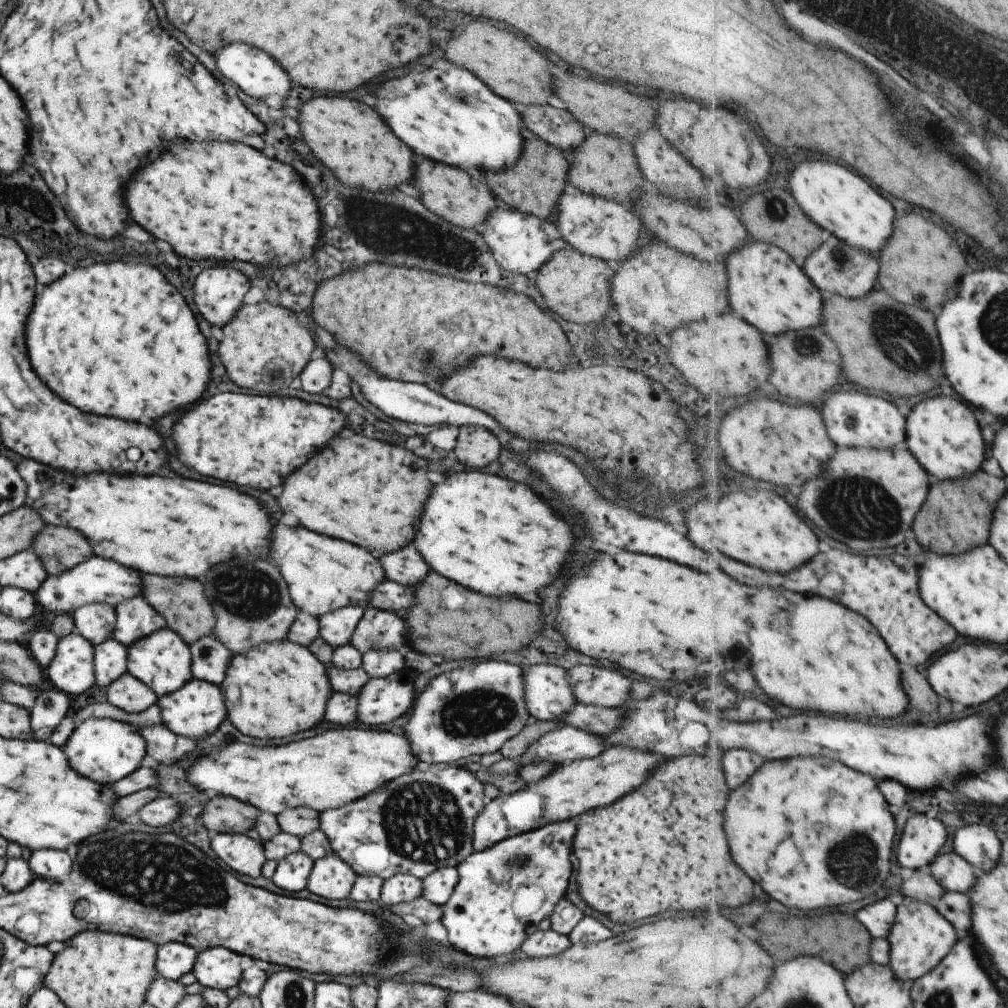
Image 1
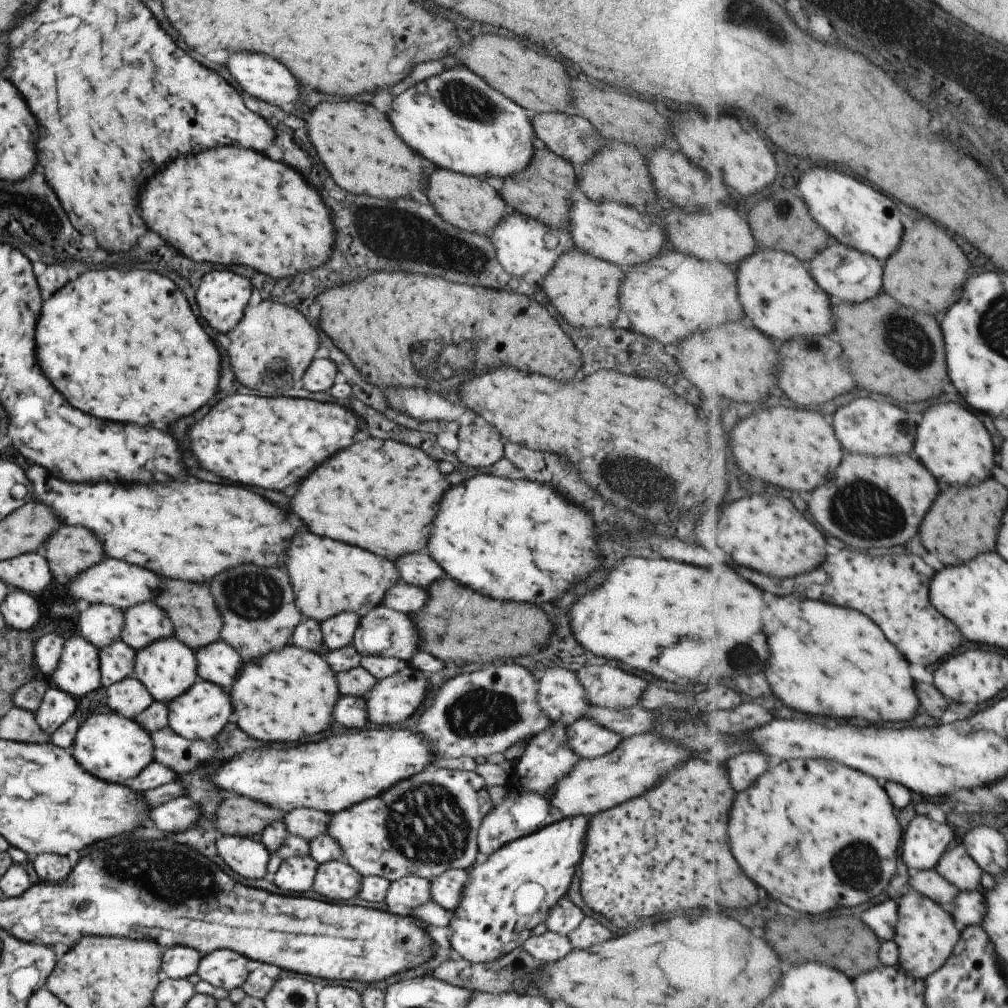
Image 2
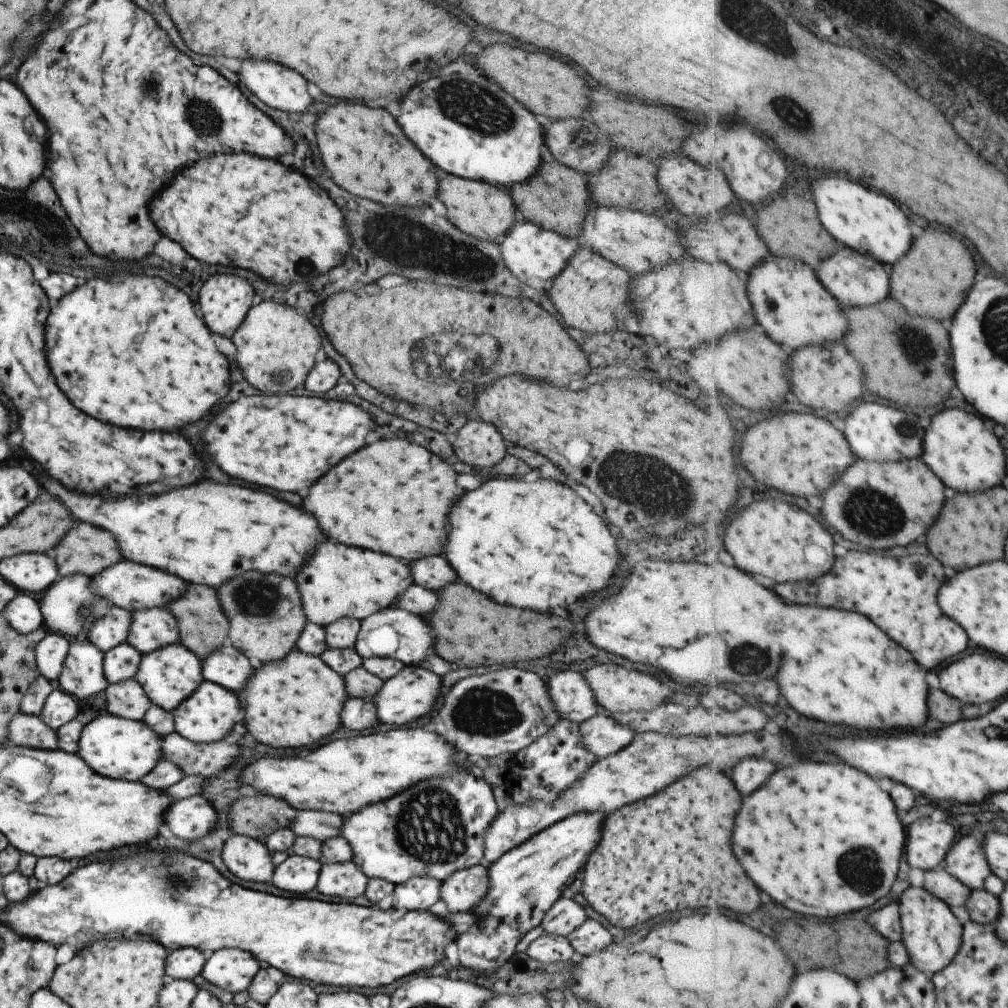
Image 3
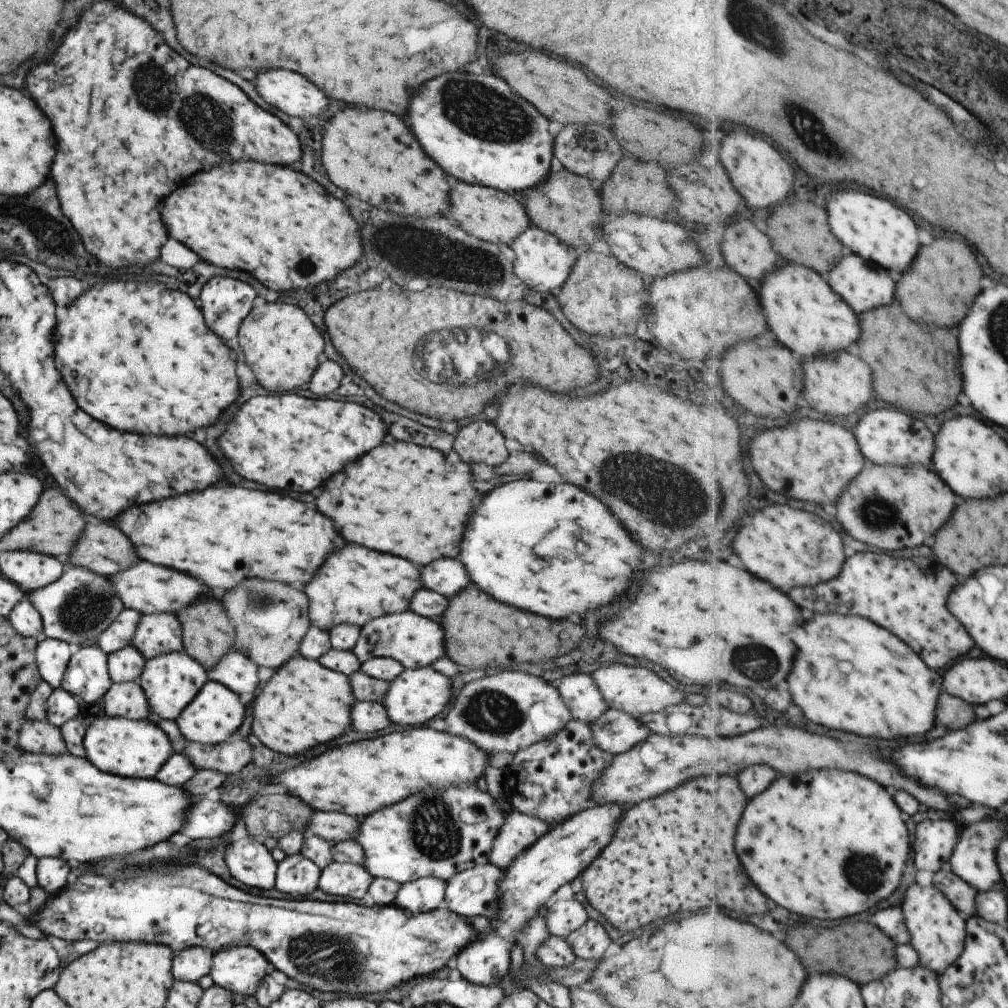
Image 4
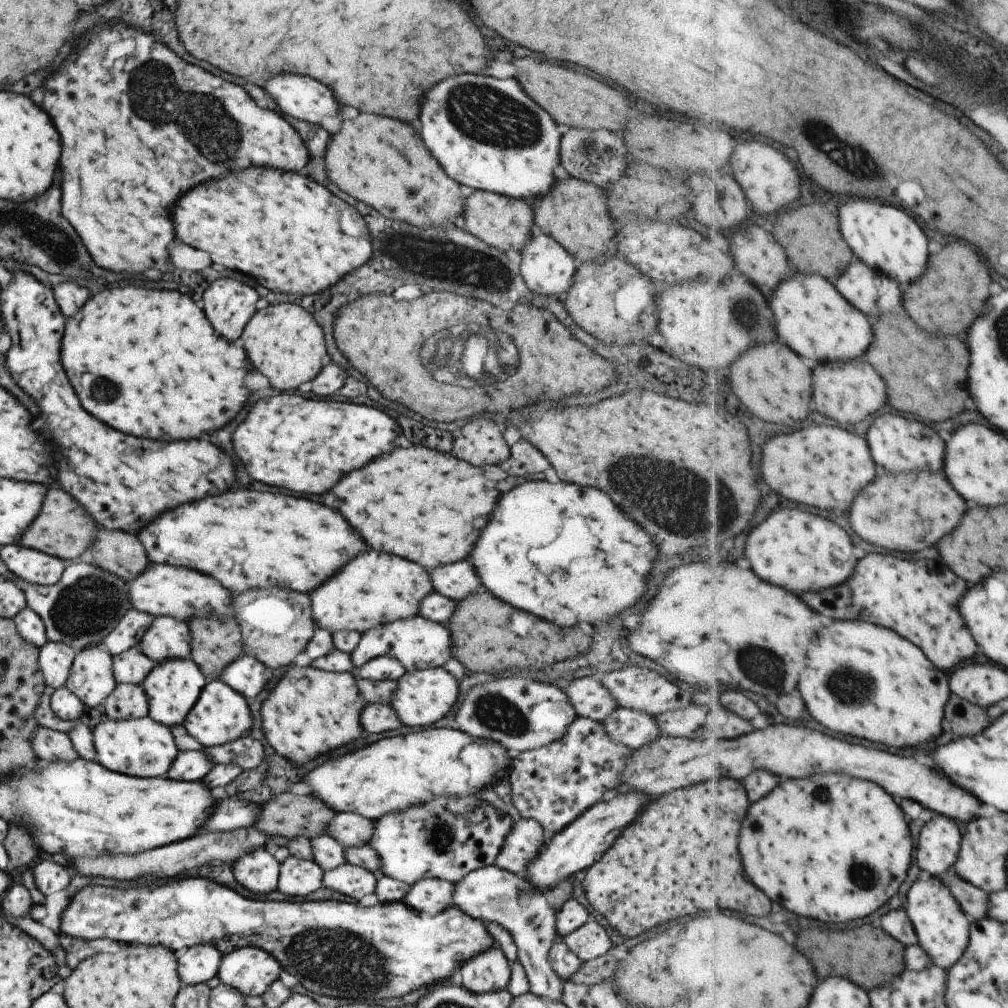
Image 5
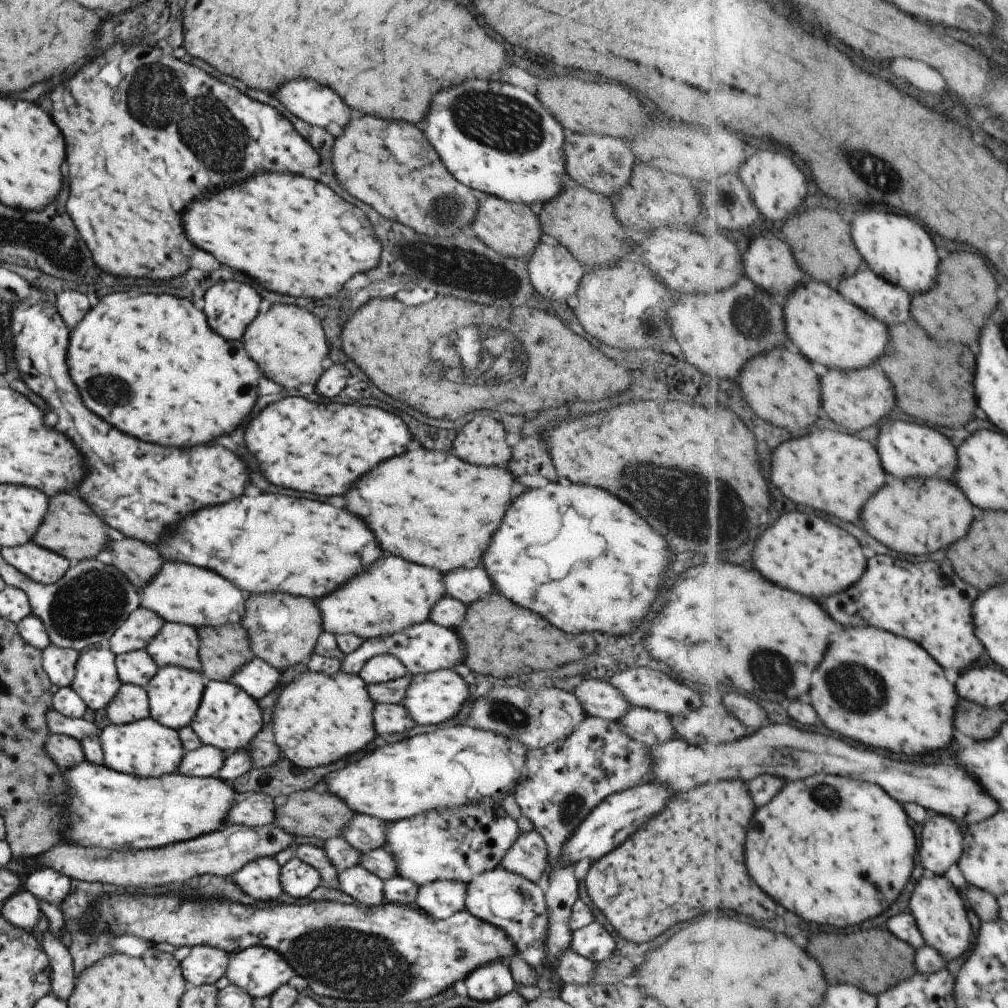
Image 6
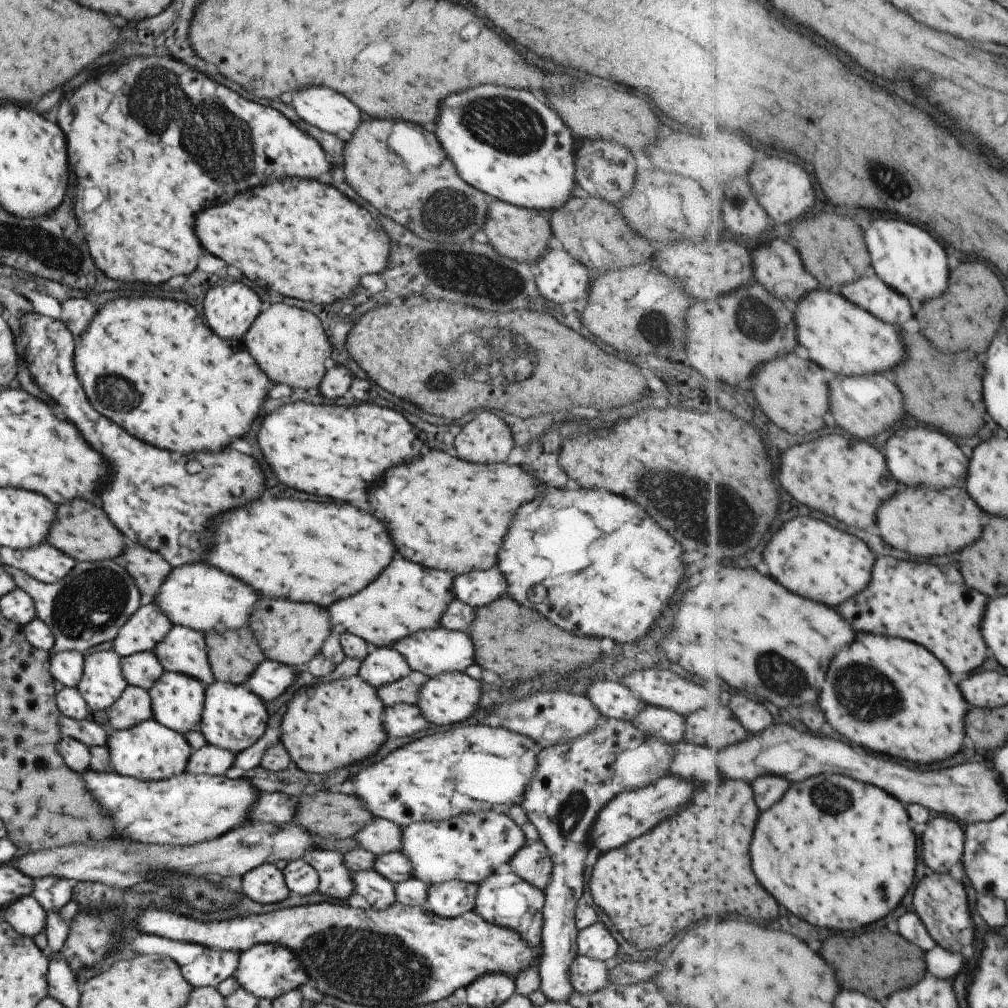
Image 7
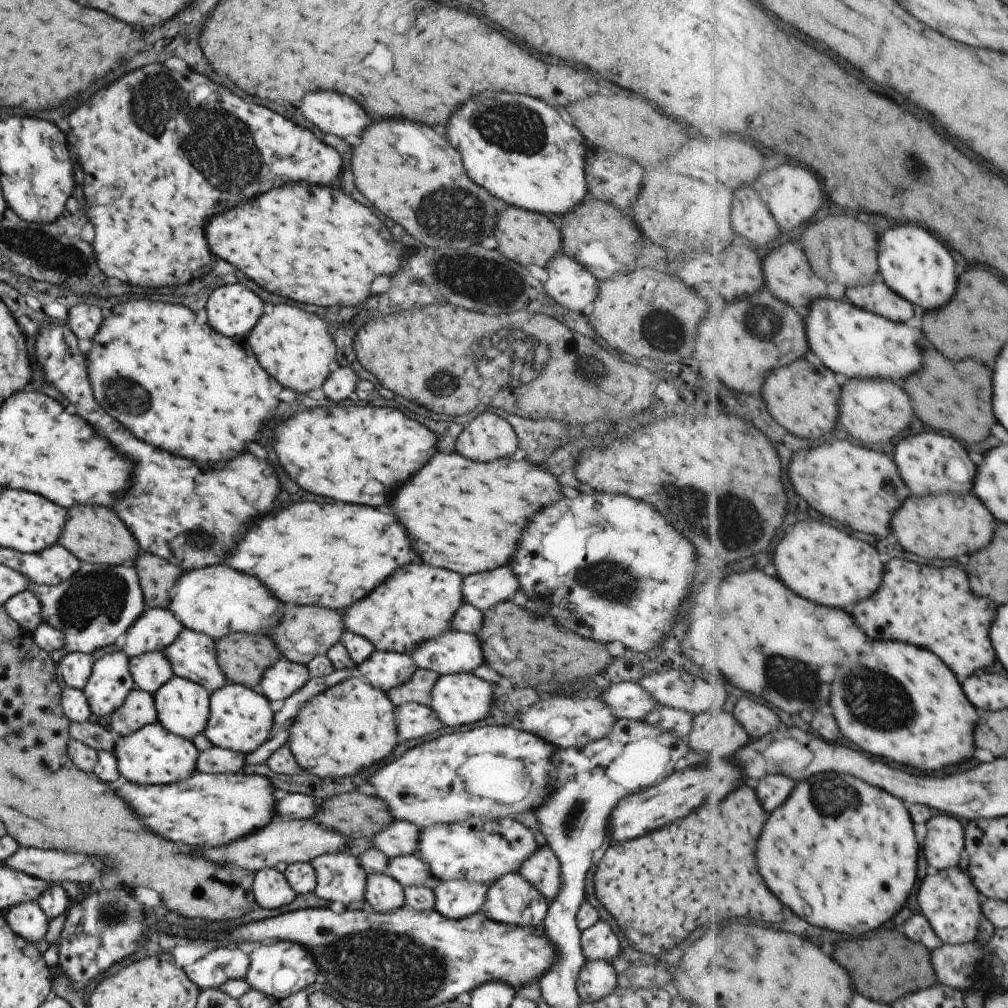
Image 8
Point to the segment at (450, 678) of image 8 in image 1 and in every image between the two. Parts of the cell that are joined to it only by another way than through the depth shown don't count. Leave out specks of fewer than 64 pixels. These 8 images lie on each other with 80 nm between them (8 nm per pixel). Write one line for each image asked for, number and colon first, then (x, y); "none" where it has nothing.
1: (380, 700)
2: (393, 700)
3: (410, 694)
4: (416, 695)
5: (422, 696)
6: (431, 698)
7: (447, 698)

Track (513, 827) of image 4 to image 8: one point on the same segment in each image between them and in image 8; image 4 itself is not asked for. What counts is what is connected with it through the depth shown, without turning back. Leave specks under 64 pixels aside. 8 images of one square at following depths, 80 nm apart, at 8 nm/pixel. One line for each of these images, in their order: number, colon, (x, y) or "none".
5: (521, 843)
6: (527, 856)
7: (532, 862)
8: (541, 870)

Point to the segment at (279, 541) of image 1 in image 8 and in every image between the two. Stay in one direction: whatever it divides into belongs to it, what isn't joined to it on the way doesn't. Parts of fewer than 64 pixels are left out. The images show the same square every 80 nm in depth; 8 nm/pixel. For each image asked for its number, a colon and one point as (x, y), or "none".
2: (327, 577)
3: (338, 581)
4: (354, 586)
5: (374, 590)
6: (396, 595)
7: (405, 598)
8: (417, 604)

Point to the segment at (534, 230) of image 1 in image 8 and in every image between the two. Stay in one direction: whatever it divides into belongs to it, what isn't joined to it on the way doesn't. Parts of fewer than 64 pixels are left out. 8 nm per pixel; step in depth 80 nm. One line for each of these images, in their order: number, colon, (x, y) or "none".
2: (522, 245)
3: (528, 251)
4: (542, 262)
5: (546, 268)
6: (553, 272)
7: (562, 279)
8: (568, 283)

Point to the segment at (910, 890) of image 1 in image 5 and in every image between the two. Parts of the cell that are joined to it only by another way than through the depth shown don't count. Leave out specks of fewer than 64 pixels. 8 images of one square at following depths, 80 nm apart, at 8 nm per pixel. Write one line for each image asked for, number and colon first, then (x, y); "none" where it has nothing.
2: (931, 883)
3: (948, 887)
4: (954, 886)
5: (974, 900)

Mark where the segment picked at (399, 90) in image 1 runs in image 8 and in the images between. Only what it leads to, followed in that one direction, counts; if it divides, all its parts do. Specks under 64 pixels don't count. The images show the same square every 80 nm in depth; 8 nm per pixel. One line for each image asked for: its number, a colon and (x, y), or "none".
2: (456, 121)
3: (467, 127)
4: (453, 117)
5: (500, 142)
6: (519, 157)
7: (533, 166)
8: (527, 156)

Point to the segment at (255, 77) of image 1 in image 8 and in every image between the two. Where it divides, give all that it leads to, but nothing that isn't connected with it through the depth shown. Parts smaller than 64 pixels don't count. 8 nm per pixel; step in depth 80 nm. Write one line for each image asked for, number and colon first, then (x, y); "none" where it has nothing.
2: (260, 77)
3: (277, 87)
4: (293, 95)
5: (300, 97)
6: (316, 105)
7: (330, 112)
8: (332, 114)

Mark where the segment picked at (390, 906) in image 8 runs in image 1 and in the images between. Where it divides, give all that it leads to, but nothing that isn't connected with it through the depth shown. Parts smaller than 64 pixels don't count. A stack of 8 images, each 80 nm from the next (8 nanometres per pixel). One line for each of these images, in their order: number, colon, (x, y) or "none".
1: (330, 877)
2: (336, 880)
3: (339, 880)
4: (340, 879)
5: (349, 880)
6: (356, 882)
7: (378, 891)

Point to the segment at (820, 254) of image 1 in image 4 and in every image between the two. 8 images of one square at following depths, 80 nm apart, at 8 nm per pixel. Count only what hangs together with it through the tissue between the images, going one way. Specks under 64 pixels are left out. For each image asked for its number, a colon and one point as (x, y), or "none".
2: (843, 271)
3: (856, 279)
4: (864, 285)

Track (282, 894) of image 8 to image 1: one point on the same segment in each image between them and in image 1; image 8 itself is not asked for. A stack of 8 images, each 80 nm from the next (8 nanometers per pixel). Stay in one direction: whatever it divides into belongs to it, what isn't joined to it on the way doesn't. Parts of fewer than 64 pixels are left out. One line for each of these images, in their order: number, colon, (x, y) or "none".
1: (243, 855)
2: (244, 856)
3: (248, 859)
4: (249, 860)
5: (257, 871)
6: (259, 879)
7: (264, 884)

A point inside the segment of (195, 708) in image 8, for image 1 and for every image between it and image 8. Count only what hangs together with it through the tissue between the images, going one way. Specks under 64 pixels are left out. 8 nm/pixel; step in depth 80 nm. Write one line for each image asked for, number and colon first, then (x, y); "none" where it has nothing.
1: (161, 660)
2: (166, 668)
3: (169, 675)
4: (170, 681)
5: (171, 688)
6: (173, 693)
7: (176, 699)

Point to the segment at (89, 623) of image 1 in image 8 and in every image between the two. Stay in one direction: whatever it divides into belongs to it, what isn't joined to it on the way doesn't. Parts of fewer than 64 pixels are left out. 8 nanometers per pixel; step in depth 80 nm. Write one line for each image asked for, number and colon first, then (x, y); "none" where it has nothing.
2: (100, 625)
3: (111, 630)
4: (118, 634)
5: (128, 632)
6: (142, 624)
7: (147, 626)
8: (155, 629)

